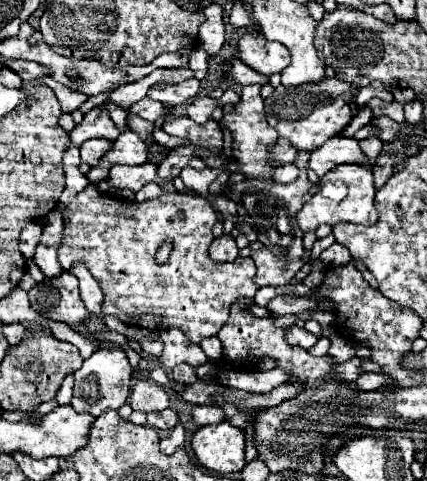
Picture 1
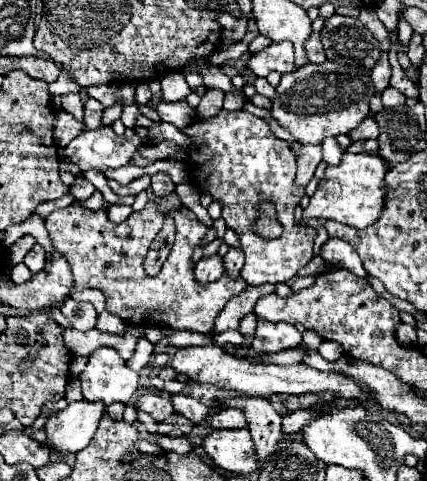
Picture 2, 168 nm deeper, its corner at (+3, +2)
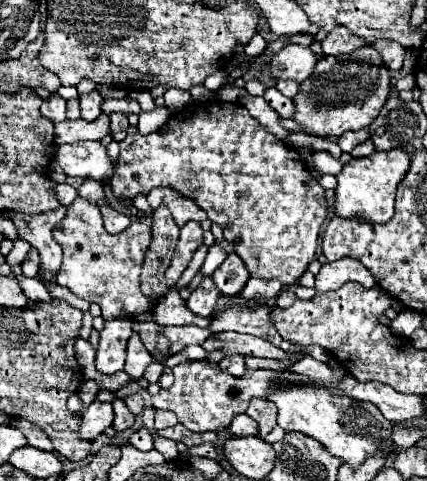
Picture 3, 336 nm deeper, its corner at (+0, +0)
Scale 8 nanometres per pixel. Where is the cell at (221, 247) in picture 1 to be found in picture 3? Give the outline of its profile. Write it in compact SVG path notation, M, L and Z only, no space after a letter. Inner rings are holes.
M207 275L207 277L203 277L199 287L187 299L187 307L197 315L207 317L207 315L213 315L217 299L219 299L219 289L215 287L211 275Z

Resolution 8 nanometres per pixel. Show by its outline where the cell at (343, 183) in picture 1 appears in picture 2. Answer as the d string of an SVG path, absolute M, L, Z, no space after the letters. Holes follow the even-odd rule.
M344 153L340 165L326 169L326 177L310 199L310 205L304 209L304 217L332 219L356 229L366 229L374 225L380 219L386 201L386 173L388 163L378 153Z

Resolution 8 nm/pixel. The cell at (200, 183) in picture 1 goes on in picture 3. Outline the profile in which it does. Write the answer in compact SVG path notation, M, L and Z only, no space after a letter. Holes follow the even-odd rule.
M79 141L57 147L57 163L71 177L83 179L111 179L115 163L107 155L107 147L101 141Z

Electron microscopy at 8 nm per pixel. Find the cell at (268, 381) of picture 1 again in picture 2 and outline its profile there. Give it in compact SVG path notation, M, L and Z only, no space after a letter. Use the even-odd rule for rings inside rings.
M322 341L322 345L318 347L318 353L326 359L326 361L338 361L342 357L342 349L336 343L330 341Z

